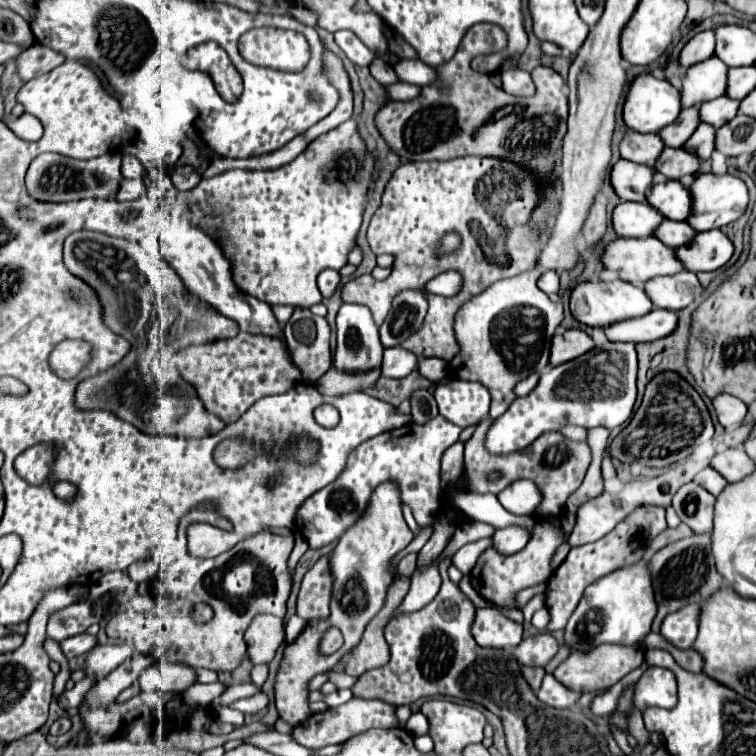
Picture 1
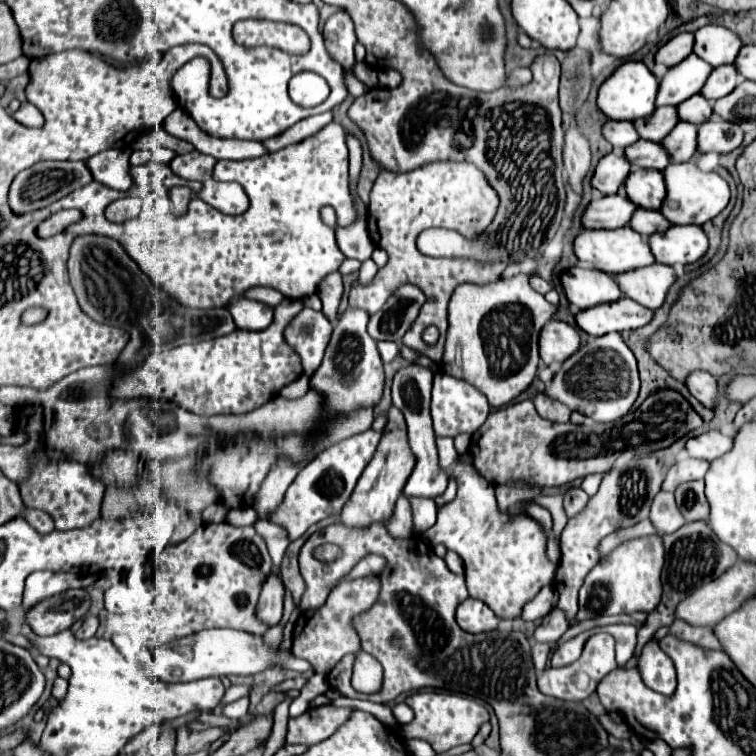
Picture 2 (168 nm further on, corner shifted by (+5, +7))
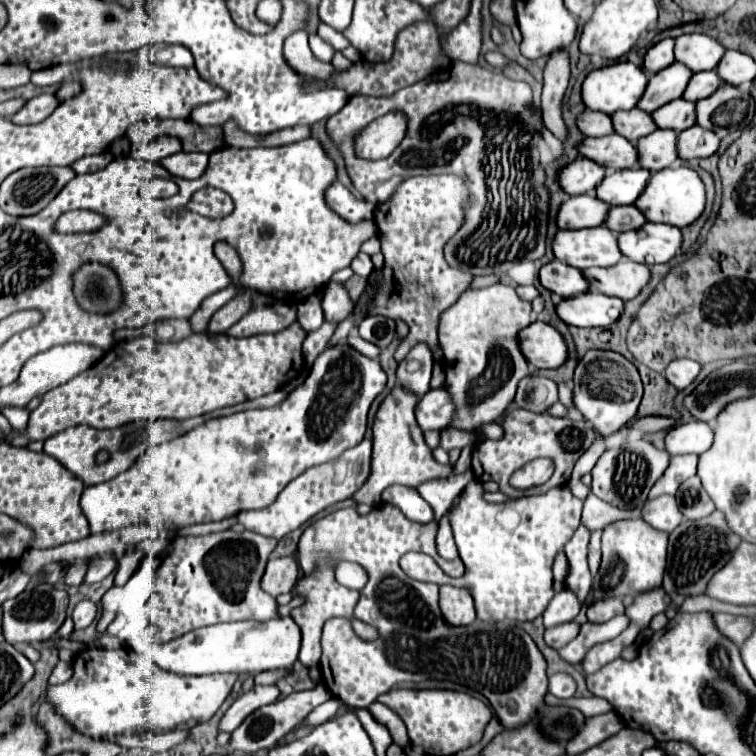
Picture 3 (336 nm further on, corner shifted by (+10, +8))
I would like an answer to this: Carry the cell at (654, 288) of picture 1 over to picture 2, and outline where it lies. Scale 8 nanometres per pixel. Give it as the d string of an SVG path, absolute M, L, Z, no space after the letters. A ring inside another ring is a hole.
M655 263L649 267L615 275L615 279L625 297L641 303L643 307L659 309L665 303L673 281L677 281L677 273L669 265Z

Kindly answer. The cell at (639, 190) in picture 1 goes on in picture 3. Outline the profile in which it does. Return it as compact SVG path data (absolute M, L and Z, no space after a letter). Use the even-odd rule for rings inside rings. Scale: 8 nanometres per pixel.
M576 158L558 172L556 182L566 194L578 196L578 194L592 194L596 186L602 182L602 178L604 168L600 164L594 164L592 160L586 158Z

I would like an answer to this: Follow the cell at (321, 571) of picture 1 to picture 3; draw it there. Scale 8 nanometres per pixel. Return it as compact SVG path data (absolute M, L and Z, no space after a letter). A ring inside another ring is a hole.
M380 502L374 510L370 510L364 516L360 516L354 508L342 508L342 510L326 514L324 518L316 520L312 526L306 528L306 532L302 534L300 544L298 544L298 560L300 560L300 568L304 570L304 574L312 574L324 562L330 562L332 566L344 562L344 560L360 564L368 572L368 582L360 592L360 600L356 604L354 616L368 622L368 624L374 624L380 630L380 638L376 642L366 642L354 634L350 620L334 618L332 624L324 626L320 668L322 668L322 676L324 676L328 688L332 688L334 696L342 698L348 706L368 708L380 694L392 690L396 686L396 682L448 680L456 686L456 690L466 690L466 692L476 690L484 698L488 698L488 702L492 704L496 716L502 720L506 730L512 730L512 728L526 724L538 712L538 716L544 718L540 722L540 728L544 728L542 732L558 742L568 742L584 726L584 714L578 708L562 710L562 708L552 708L552 706L544 704L546 682L548 682L546 660L544 660L542 652L538 650L538 646L534 644L534 640L514 622L488 624L486 636L474 636L476 630L472 630L470 626L468 628L466 626L454 628L454 626L446 624L446 620L442 618L442 612L438 608L438 586L432 582L416 582L400 568L398 560L406 552L416 550L416 552L430 554L438 562L438 566L449 576L462 576L464 564L460 558L448 562L438 554L436 532L438 532L436 522L428 522L428 524L412 522L400 512L400 508L396 508L394 504L388 504L388 502Z

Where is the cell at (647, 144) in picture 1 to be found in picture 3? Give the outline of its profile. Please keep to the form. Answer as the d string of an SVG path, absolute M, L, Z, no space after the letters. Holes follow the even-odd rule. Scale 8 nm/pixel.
M588 108L578 114L576 126L578 126L578 130L580 130L584 136L594 136L594 138L608 136L608 134L614 132L612 120L610 120L608 114L604 114L604 112L594 112L594 110L588 110Z

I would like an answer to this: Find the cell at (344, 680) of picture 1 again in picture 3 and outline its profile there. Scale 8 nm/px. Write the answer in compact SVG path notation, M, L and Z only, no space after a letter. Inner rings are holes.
M276 618L266 622L226 622L192 630L172 642L156 646L154 660L160 668L168 668L176 674L258 674L264 670L292 668L298 659L301 646L301 631L292 618Z

